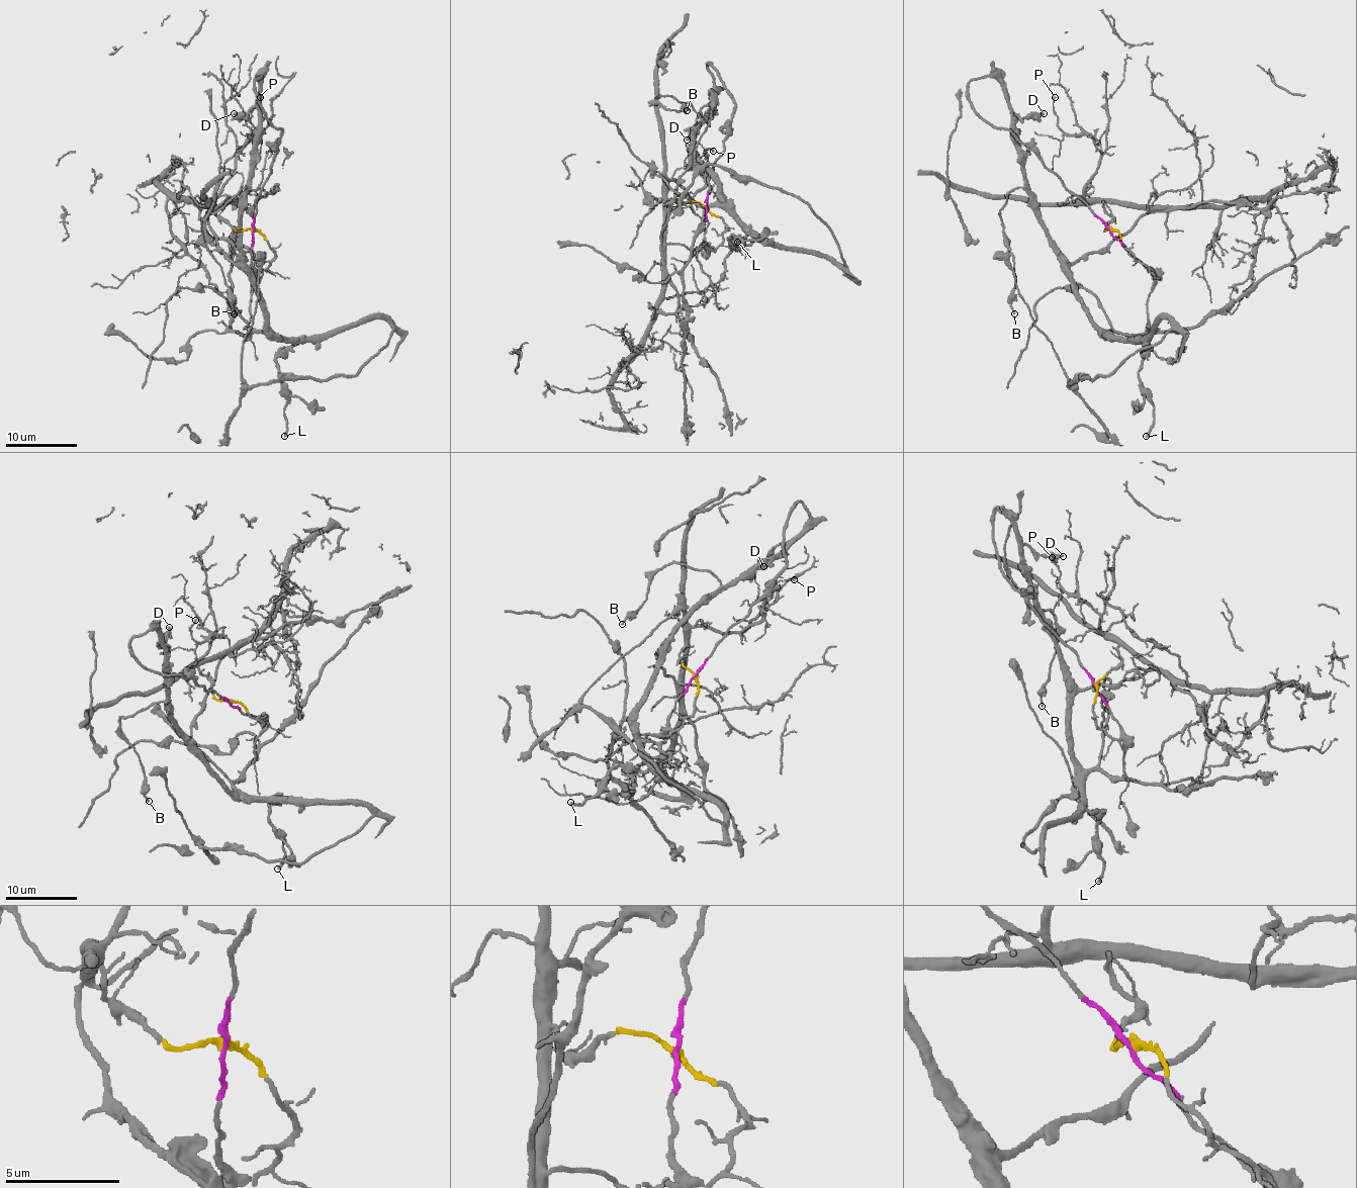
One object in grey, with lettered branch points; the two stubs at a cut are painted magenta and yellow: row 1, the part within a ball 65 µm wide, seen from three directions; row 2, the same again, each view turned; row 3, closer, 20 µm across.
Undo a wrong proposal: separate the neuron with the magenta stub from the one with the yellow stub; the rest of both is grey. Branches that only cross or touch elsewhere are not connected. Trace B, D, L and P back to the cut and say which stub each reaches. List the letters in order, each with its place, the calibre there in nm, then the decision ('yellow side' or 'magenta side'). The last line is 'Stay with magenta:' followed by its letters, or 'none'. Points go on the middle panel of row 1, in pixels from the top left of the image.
B: at (687, 110); 160 nm thick; magenta side
D: at (687, 140); 360 nm thick; magenta side
L: at (737, 242); 200 nm thick; magenta side
P: at (713, 151); 140 nm thick; yellow side
Stay with magenta: B, D, L

